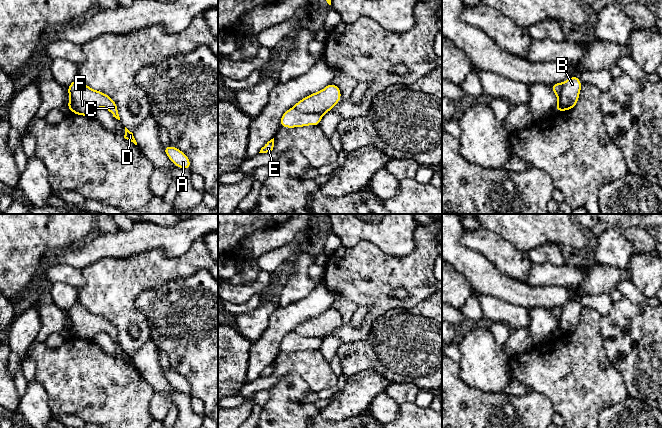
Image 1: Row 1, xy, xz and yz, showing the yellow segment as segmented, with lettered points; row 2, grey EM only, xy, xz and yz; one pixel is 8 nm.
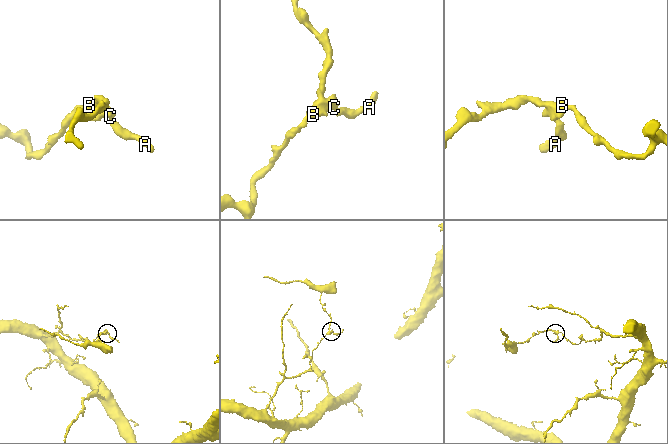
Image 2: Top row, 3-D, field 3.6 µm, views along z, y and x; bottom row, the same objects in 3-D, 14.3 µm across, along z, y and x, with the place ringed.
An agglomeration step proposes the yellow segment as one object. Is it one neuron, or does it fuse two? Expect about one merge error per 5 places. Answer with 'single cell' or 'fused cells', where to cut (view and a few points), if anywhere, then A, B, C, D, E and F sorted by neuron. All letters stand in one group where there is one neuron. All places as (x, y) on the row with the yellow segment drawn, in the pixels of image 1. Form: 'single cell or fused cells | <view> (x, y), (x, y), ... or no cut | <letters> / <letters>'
fused cells | xz (294, 106), (303, 112), (319, 113), (321, 115) | A C D F / B E

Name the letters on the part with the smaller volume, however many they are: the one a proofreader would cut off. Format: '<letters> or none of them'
A, C, D, F

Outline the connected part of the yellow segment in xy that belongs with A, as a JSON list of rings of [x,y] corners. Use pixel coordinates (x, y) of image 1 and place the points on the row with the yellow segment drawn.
[[[164,145],[163,148],[164,153],[168,156],[168,158],[175,166],[183,168],[185,170],[190,170],[191,162],[185,153],[180,151],[175,146]]]

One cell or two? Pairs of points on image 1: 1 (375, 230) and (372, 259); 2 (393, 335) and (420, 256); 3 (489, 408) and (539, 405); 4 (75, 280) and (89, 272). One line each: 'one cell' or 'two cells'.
1: two cells
2: two cells
3: one cell
4: two cells

